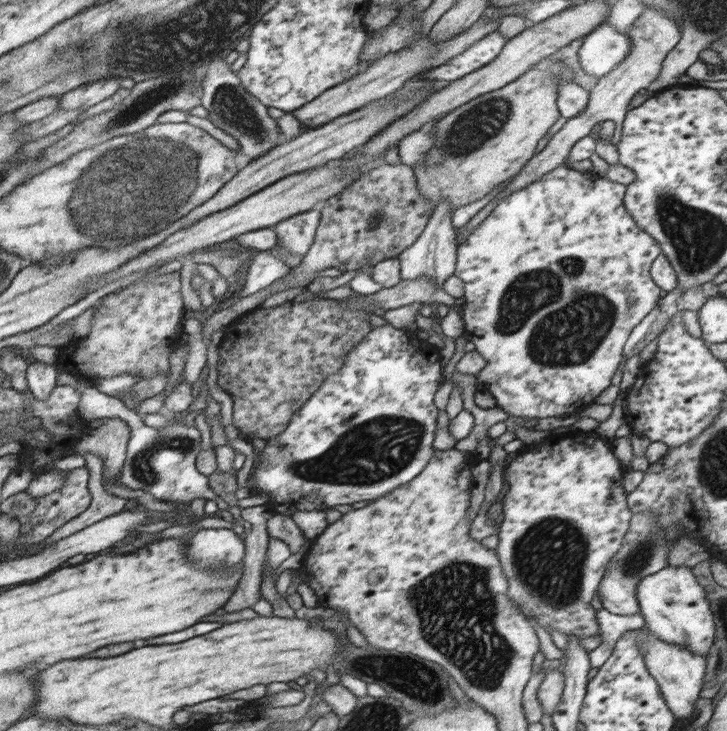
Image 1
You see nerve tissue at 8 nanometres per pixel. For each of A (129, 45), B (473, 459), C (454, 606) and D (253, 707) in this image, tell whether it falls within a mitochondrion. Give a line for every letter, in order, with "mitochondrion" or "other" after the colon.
A: mitochondrion
B: other
C: mitochondrion
D: other

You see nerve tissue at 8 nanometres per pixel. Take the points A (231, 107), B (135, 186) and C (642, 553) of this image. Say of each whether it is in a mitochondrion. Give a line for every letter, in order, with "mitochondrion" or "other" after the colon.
A: mitochondrion
B: mitochondrion
C: mitochondrion

